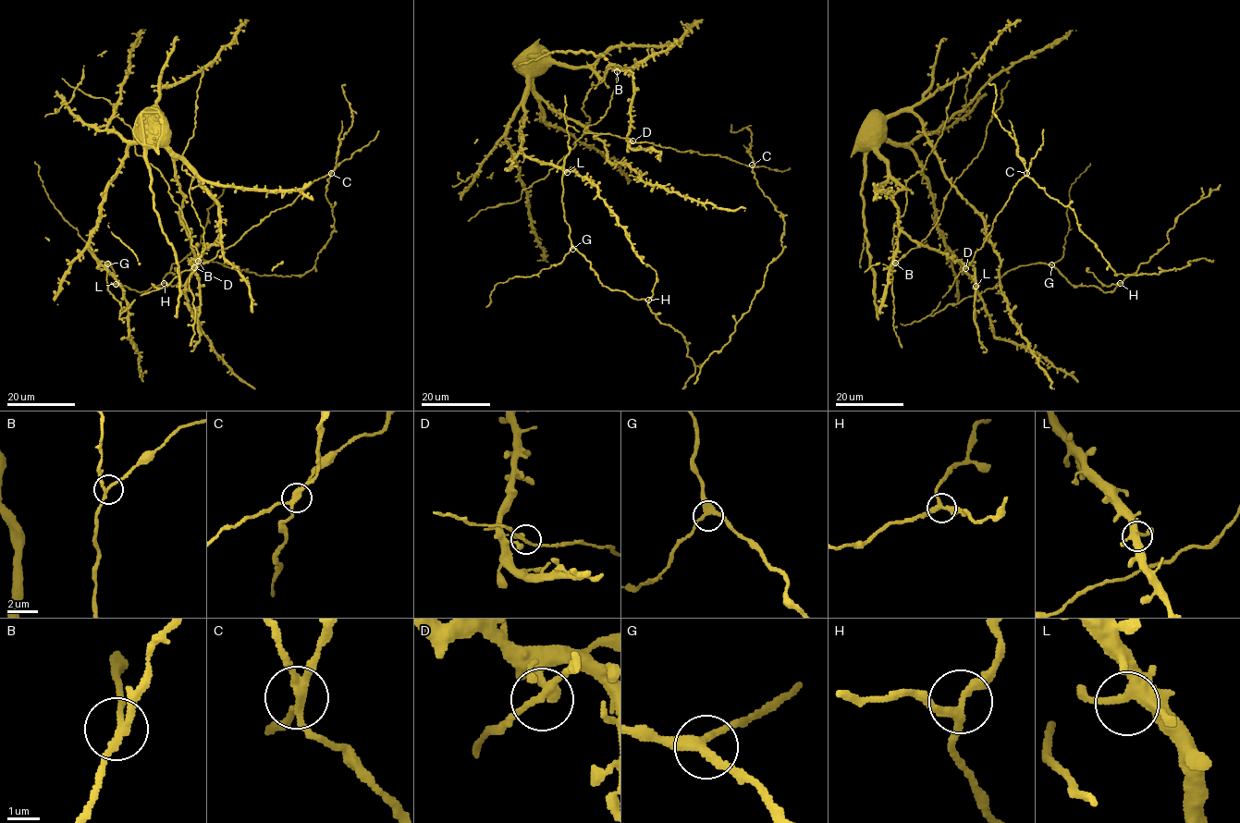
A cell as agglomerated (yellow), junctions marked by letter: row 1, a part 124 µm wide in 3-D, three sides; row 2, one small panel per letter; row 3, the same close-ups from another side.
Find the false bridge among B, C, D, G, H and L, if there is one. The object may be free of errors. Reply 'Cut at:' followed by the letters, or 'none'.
Cut at: C

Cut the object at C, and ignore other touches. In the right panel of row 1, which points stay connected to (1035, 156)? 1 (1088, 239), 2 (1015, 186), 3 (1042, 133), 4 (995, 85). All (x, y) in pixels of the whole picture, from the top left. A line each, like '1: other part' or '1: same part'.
1: other part
2: same part
3: same part
4: other part

